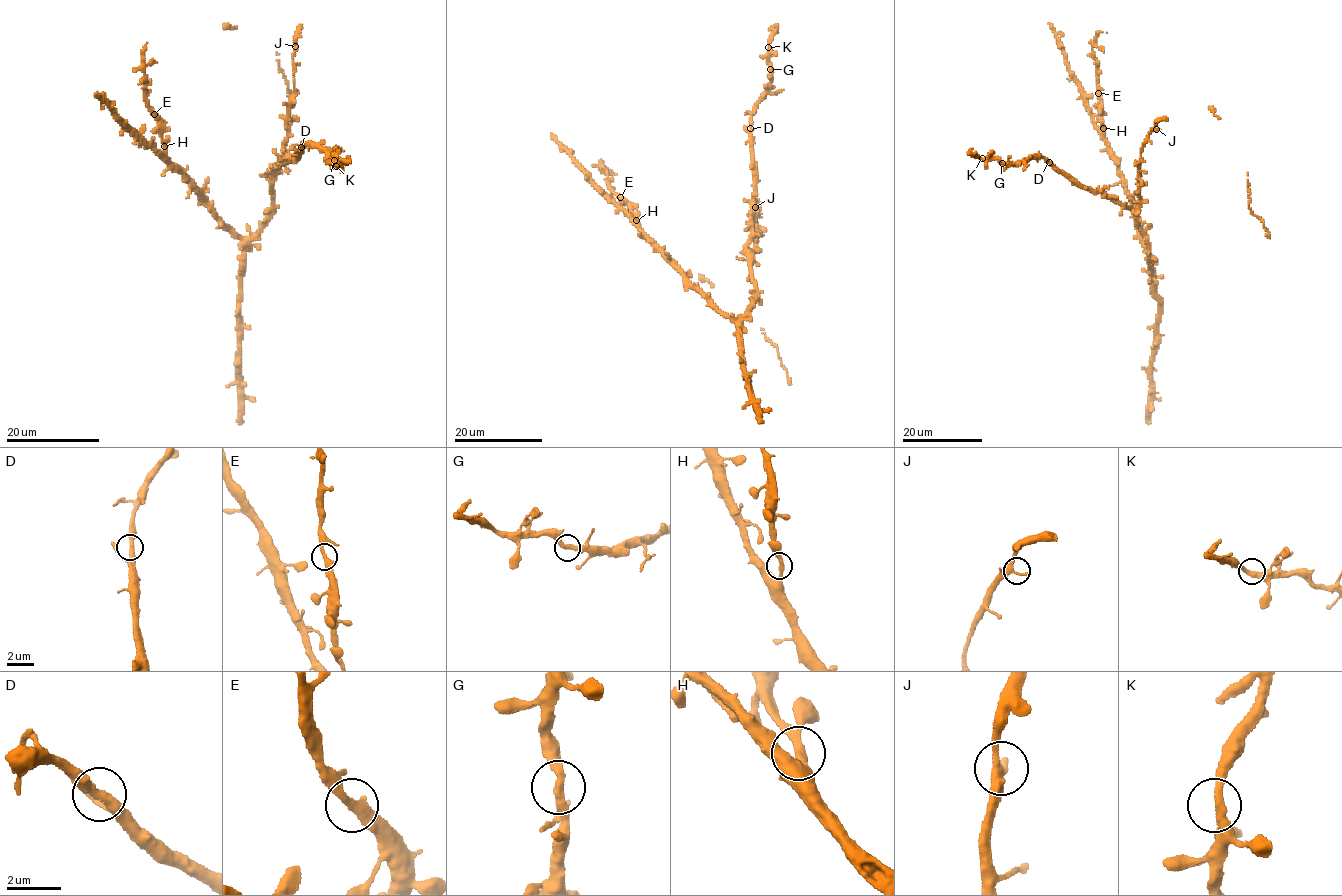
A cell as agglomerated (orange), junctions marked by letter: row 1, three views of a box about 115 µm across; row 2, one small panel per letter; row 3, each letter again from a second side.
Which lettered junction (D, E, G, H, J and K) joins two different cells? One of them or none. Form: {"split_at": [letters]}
{"split_at": []}

